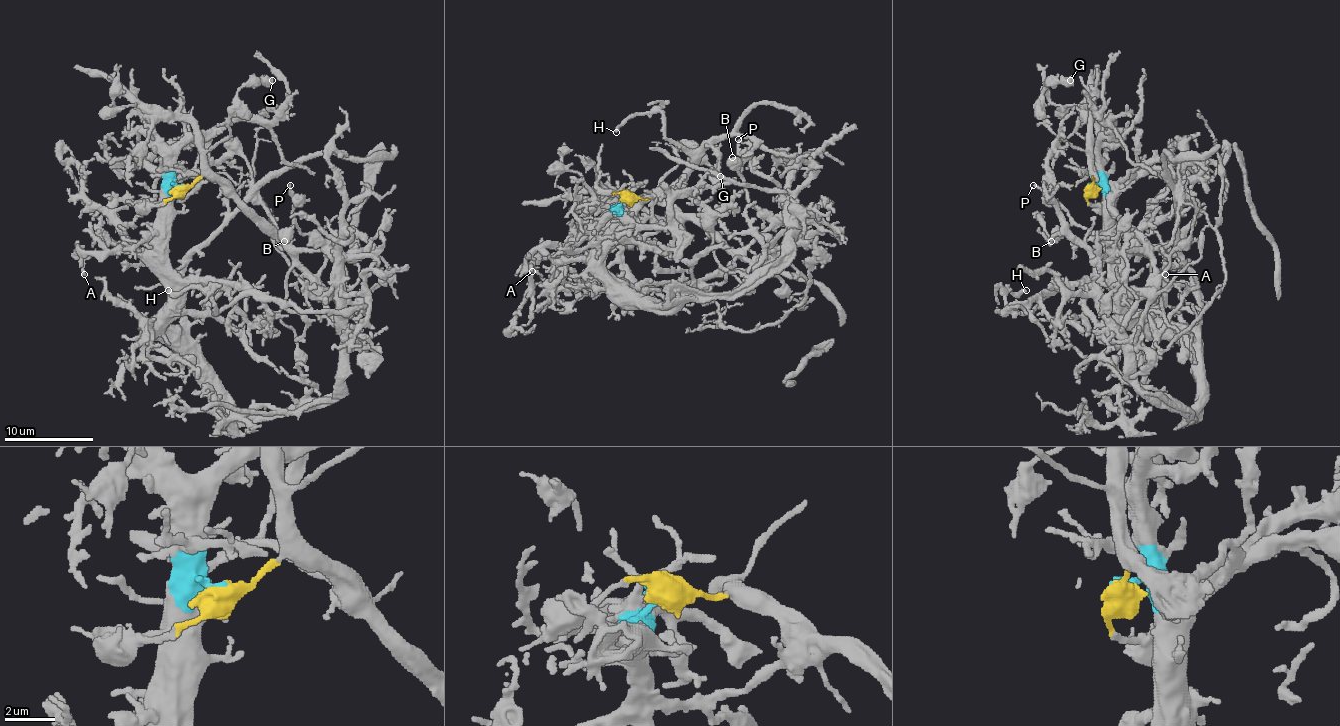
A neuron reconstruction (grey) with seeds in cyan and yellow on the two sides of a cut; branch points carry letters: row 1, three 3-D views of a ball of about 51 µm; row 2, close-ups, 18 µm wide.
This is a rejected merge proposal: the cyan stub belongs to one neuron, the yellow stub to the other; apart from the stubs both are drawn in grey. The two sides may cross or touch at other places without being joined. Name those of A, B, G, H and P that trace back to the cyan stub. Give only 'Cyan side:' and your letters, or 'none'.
Cyan side: A, H

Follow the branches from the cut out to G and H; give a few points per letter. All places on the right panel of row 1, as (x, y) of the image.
G: (1089, 185), (1093, 176), (1091, 159), (1055, 134), (1042, 116), (1042, 98), (1046, 87), (1071, 80)
H: (1089, 185), (1102, 192), (1105, 280), (1078, 280), (1031, 311), (1006, 302), (1008, 288), (1026, 291)

